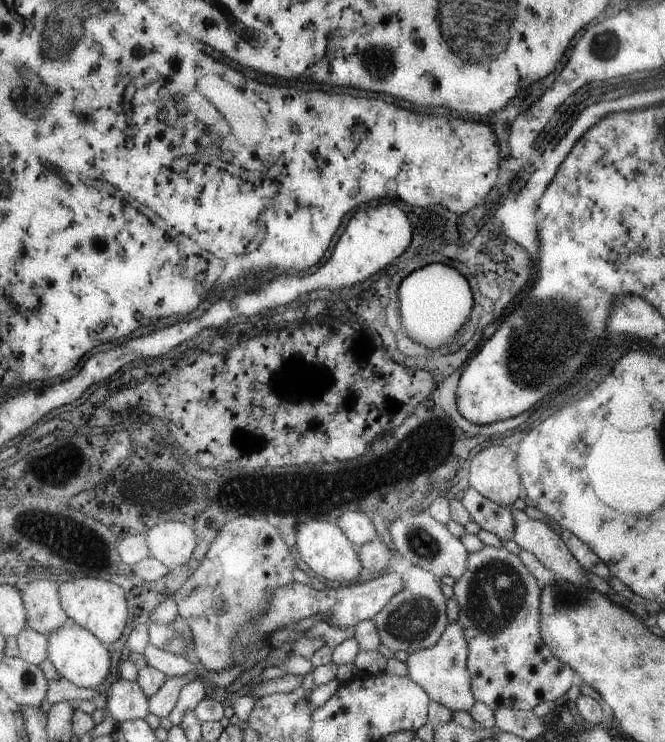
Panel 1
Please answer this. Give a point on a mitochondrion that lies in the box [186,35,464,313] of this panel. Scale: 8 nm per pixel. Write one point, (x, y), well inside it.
(378, 67)

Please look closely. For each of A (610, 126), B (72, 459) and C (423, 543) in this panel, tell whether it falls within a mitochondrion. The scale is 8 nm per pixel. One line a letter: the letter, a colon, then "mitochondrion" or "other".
A: other
B: other
C: mitochondrion

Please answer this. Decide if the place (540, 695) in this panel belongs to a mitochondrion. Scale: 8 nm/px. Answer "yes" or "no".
no

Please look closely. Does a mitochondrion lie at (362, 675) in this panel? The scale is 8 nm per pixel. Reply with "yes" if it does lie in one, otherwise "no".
no

